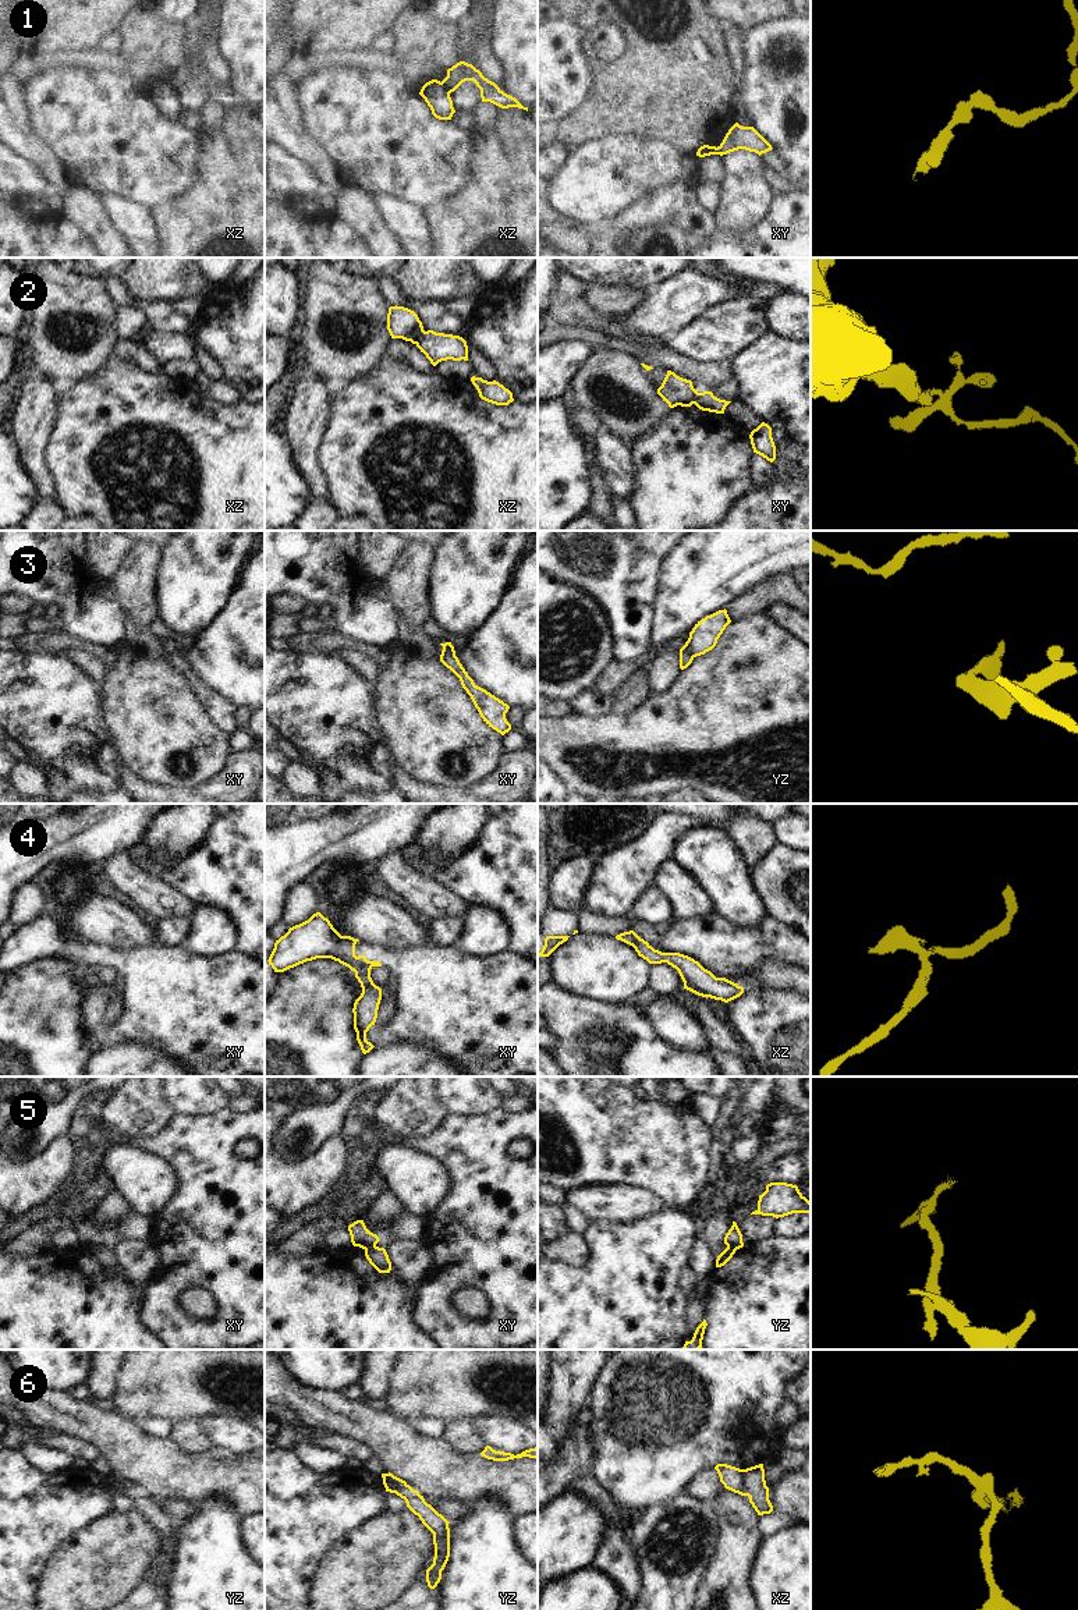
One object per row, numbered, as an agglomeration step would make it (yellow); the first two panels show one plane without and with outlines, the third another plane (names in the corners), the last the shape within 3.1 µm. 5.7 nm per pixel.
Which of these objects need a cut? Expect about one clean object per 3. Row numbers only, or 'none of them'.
1, 2, 3, 4, 5, 6

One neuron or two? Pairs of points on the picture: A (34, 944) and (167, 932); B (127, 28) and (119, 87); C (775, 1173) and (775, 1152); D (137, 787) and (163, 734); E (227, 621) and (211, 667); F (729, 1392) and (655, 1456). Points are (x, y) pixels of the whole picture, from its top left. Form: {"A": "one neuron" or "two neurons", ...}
{"A": "two neurons", "B": "two neurons", "C": "two neurons", "D": "two neurons", "E": "one neuron", "F": "one neuron"}

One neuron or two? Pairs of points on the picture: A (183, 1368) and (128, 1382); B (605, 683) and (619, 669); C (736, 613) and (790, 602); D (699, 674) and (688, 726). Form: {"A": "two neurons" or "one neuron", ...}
{"A": "one neuron", "B": "one neuron", "C": "one neuron", "D": "one neuron"}

